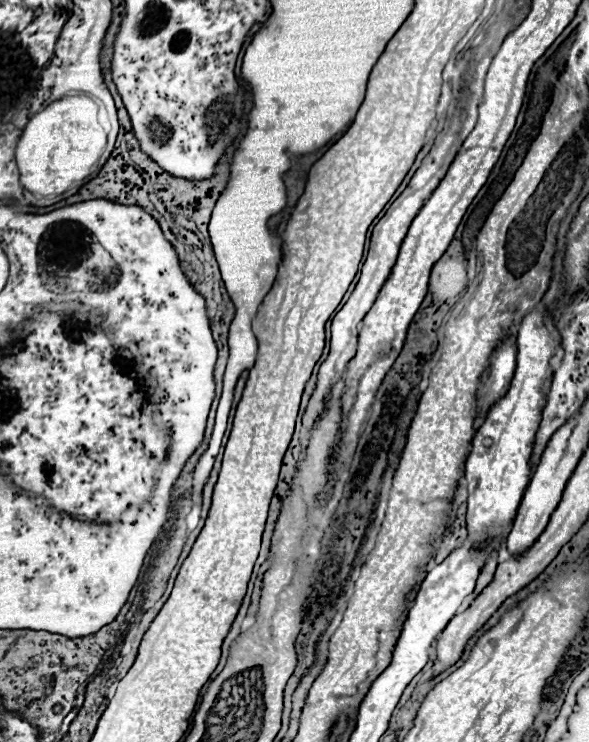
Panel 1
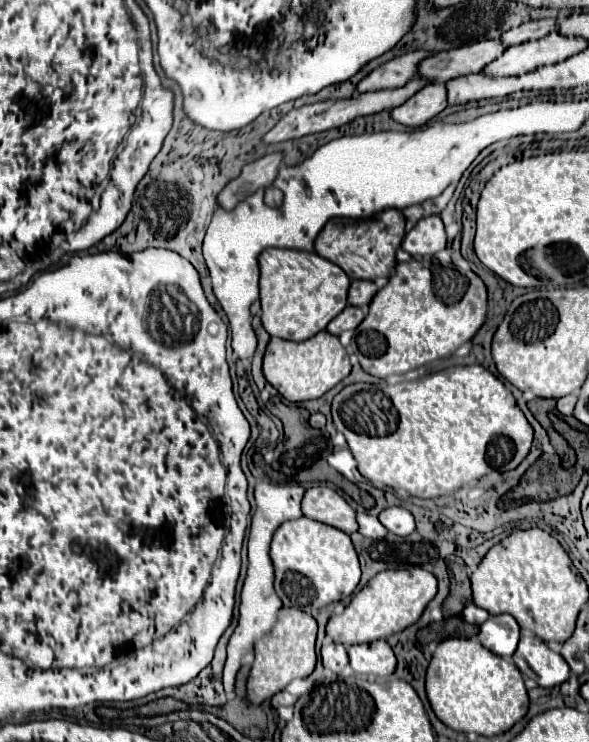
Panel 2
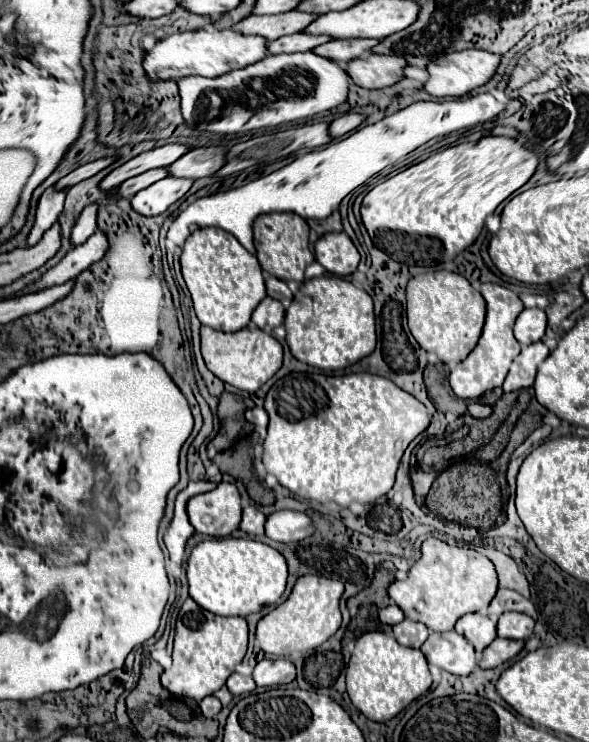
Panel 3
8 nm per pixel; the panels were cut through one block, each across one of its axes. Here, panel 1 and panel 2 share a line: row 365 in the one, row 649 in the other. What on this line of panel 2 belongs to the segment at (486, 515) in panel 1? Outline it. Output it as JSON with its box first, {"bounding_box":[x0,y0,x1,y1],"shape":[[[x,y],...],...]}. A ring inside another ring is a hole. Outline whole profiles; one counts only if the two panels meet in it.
{"bounding_box":[514,636,570,688],"shape":[[[522,636],[514,652],[514,664],[524,674],[524,664],[534,672],[536,682],[542,688],[554,688],[570,678],[570,666],[566,660],[552,652],[538,636]]]}

